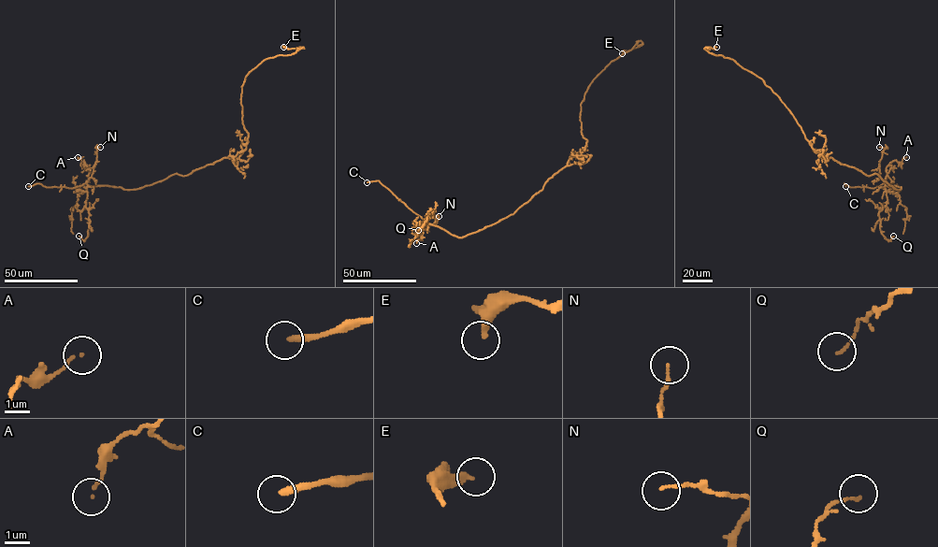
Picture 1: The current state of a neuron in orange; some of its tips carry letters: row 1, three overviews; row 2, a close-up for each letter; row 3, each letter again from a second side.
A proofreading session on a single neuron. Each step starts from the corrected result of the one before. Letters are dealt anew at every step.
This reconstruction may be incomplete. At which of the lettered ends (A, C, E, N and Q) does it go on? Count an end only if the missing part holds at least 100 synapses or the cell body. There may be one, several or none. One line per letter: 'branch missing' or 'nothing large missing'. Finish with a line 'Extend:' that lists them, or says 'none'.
A: nothing large missing
C: branch missing
E: nothing large missing
N: nothing large missing
Q: nothing large missing
Extend: C

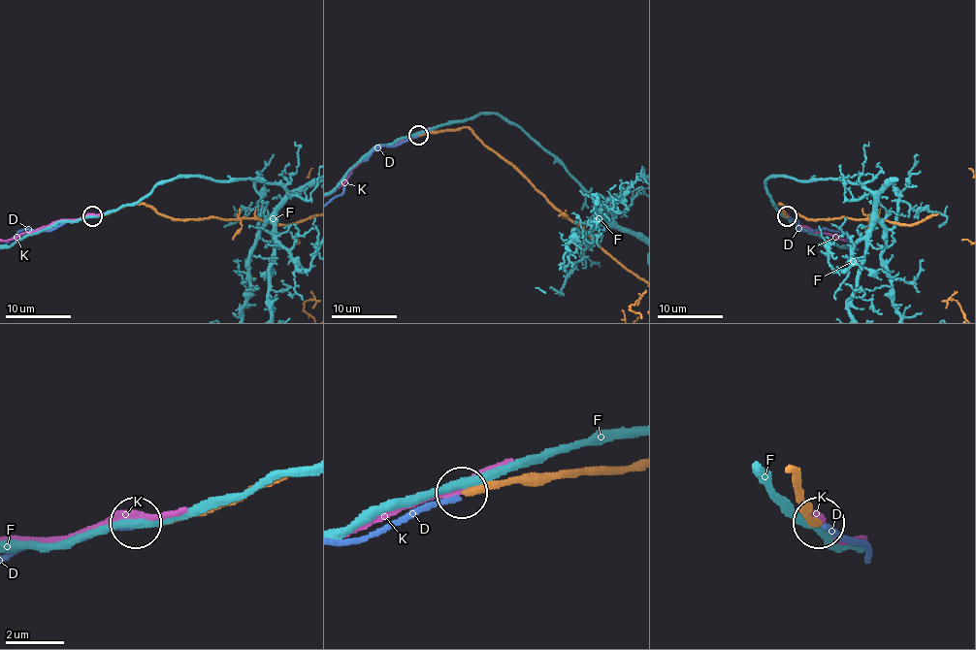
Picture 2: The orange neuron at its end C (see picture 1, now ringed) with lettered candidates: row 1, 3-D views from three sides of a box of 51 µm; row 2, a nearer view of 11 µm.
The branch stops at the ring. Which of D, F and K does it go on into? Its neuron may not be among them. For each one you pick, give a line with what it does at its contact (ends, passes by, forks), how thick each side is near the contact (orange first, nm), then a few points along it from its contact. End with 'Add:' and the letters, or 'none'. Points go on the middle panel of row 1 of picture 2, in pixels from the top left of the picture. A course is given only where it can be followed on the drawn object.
Add: none

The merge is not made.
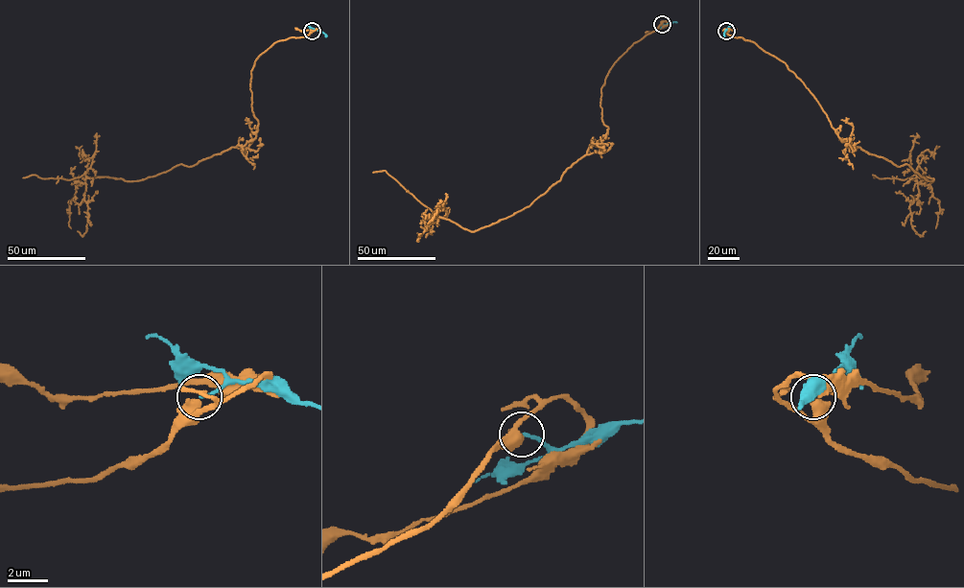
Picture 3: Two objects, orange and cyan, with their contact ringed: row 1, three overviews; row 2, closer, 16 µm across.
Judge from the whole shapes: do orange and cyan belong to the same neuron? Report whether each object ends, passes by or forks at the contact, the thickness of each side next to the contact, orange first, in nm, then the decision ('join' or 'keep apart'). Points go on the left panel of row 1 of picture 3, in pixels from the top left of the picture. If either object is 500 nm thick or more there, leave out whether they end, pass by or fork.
550/140 nm | keep apart

